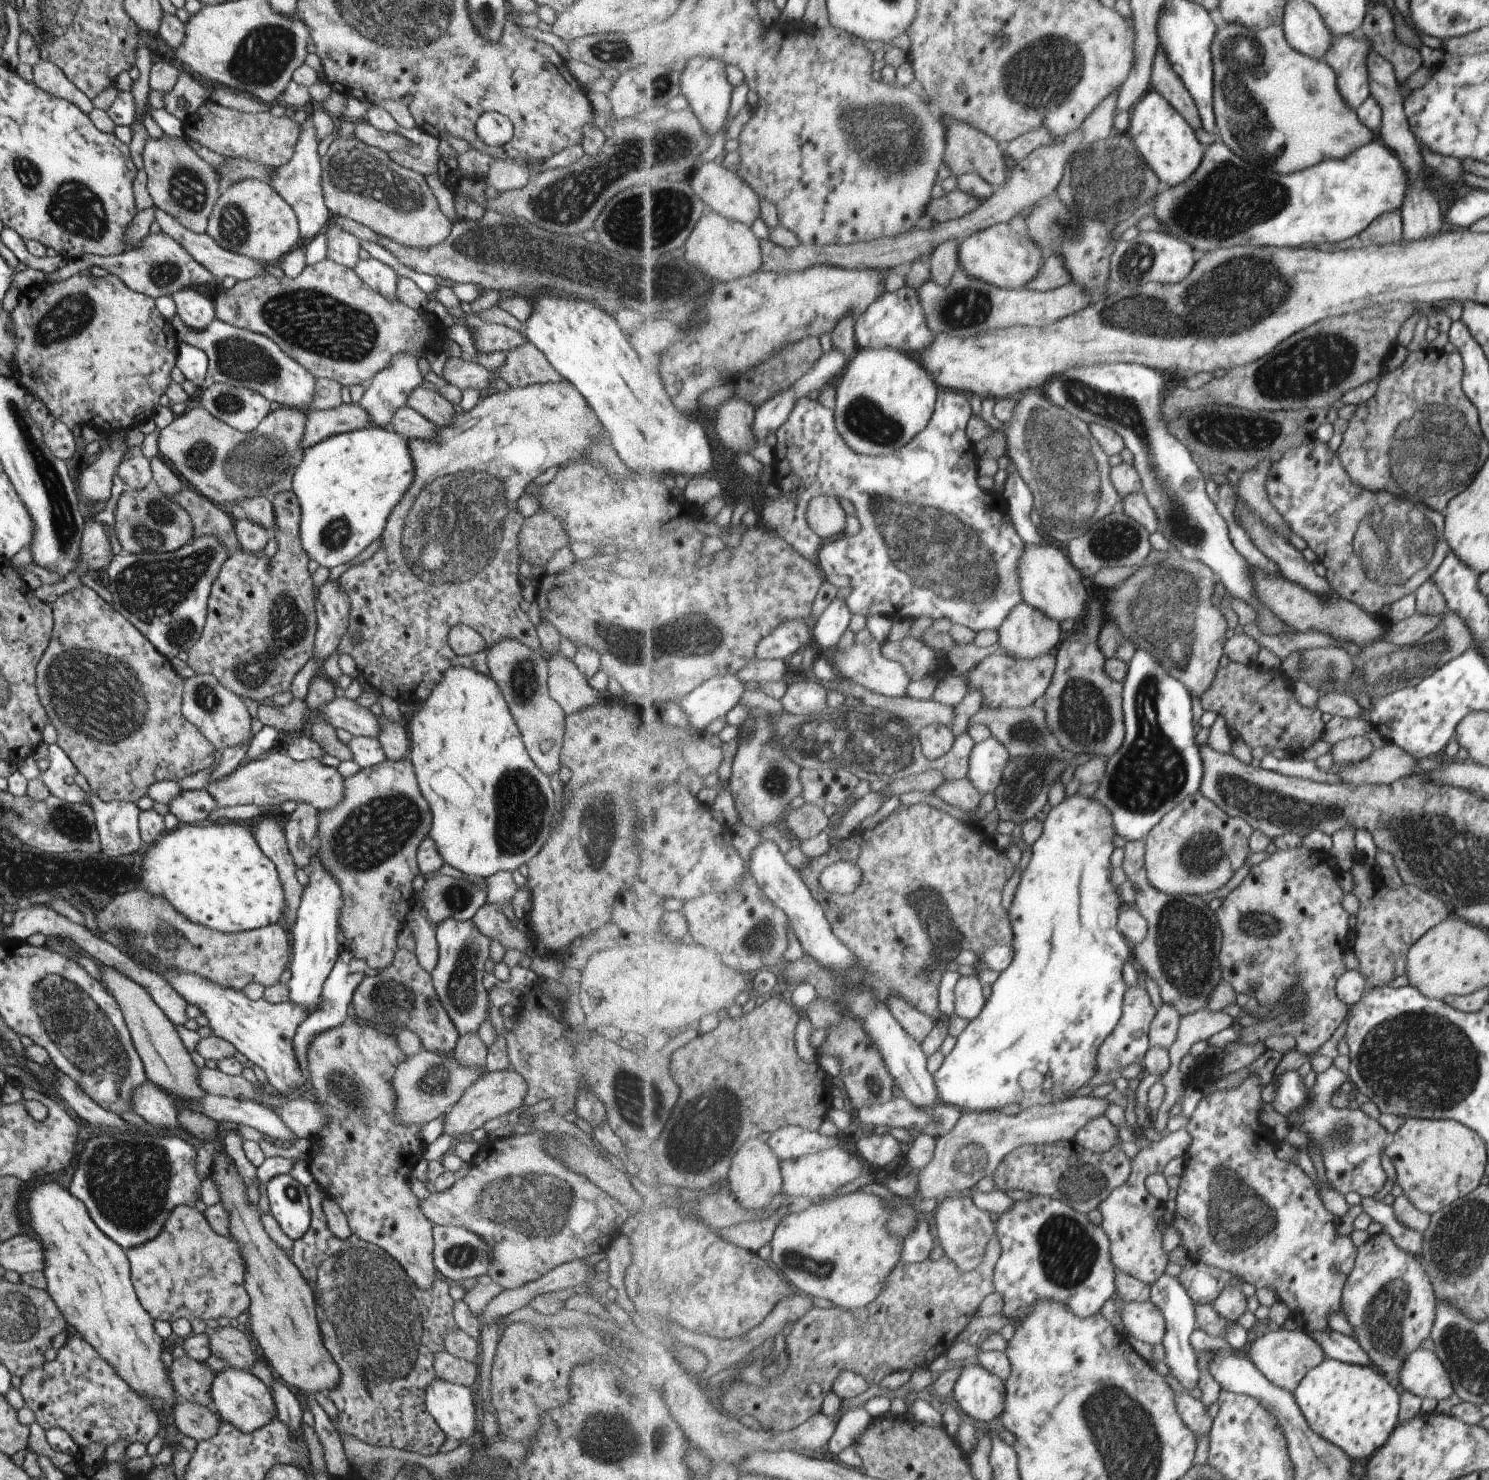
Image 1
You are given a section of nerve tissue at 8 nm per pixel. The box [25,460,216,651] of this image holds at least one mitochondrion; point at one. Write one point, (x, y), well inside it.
(151, 534)

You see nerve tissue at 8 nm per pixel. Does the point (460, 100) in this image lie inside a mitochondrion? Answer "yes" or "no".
no

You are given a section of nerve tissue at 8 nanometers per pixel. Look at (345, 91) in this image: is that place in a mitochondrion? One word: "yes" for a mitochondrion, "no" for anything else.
no

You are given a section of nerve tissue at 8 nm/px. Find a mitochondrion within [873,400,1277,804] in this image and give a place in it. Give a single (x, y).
(1067, 469)

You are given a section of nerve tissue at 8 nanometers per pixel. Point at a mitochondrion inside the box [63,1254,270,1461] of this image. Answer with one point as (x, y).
(103, 1406)

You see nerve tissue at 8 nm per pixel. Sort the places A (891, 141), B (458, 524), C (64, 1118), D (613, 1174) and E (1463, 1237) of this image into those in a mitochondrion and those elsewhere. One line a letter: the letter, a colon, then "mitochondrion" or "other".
A: mitochondrion
B: mitochondrion
C: other
D: other
E: mitochondrion

